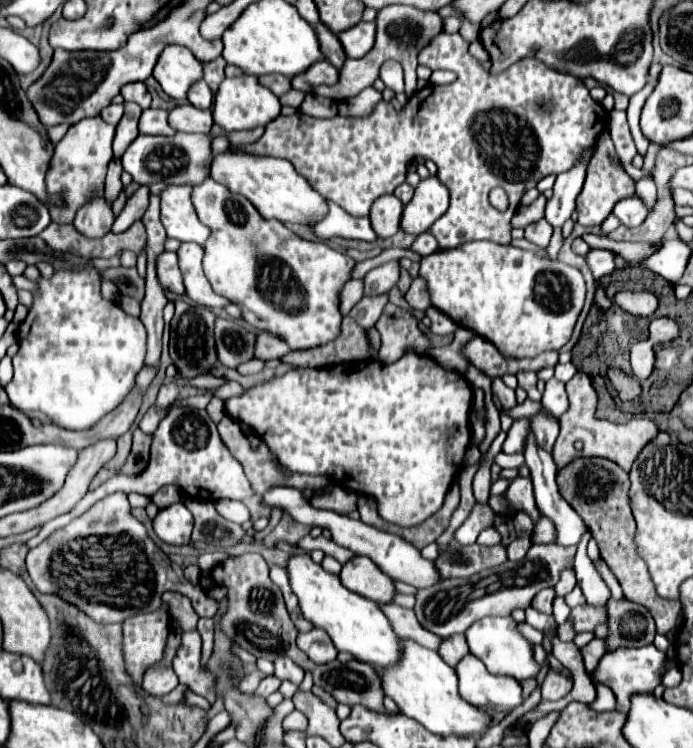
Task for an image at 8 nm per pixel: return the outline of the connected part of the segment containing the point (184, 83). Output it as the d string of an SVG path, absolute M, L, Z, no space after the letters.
M167 46L153 70L163 92L179 102L187 100L189 88L203 78L203 64L183 46Z

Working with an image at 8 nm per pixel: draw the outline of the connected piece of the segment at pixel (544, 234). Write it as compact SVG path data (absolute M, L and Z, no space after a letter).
M541 218L539 222L533 222L533 224L529 224L529 226L525 228L525 238L531 240L531 242L535 242L537 246L545 248L545 246L549 244L551 232L553 232L553 226L551 226L545 218Z

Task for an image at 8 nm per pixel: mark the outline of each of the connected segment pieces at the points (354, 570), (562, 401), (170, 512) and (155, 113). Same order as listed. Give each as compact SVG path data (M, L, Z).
M357 556L343 566L343 586L371 598L377 604L391 604L397 590L395 582L367 556Z
M551 378L545 384L545 392L543 392L543 400L541 400L543 408L553 412L553 416L561 416L563 410L567 410L567 392L565 392L565 384L561 384L559 380Z
M177 502L159 510L159 514L153 520L153 528L157 536L167 544L189 544L193 518L191 512L185 508L185 504Z
M147 108L141 114L139 120L139 134L161 134L161 136L171 136L177 134L169 122L167 122L167 110L155 110L155 108Z

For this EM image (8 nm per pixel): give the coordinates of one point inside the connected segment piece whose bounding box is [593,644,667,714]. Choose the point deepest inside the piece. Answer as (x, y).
(628, 671)

